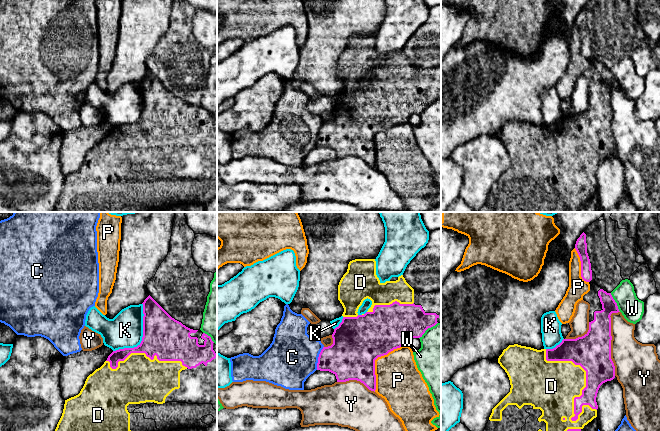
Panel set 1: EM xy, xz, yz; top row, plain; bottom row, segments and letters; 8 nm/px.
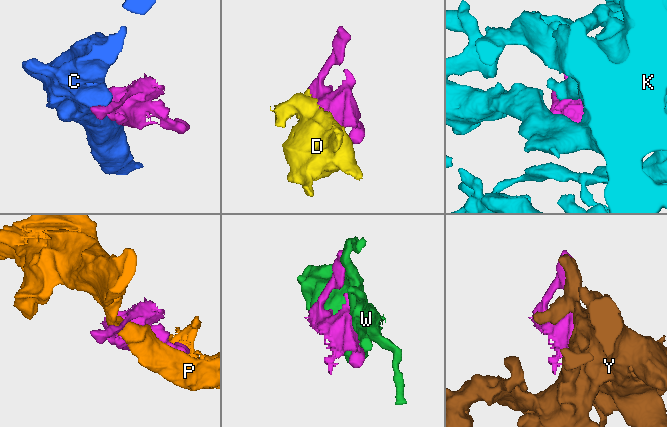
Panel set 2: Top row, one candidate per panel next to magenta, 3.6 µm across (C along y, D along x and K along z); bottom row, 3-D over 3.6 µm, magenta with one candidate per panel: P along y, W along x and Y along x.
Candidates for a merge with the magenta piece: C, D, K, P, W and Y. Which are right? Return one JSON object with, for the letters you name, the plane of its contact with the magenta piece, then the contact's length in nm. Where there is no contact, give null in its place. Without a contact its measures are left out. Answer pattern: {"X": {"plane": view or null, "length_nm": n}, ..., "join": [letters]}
{"D": {"plane": "yz", "length_nm": 650}, "join": ["D"]}

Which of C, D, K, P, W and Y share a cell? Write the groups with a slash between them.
C / D / K / P / W / Y

